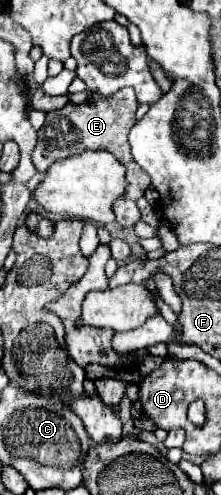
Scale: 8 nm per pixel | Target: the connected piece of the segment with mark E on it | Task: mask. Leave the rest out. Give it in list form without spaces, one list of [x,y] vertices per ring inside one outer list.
[[[122,88],[110,96],[98,96],[98,92],[90,94],[90,100],[84,104],[66,104],[60,110],[52,110],[46,114],[44,126],[38,130],[38,144],[34,150],[34,164],[38,170],[50,168],[56,160],[70,158],[82,154],[84,150],[108,150],[122,162],[128,170],[128,200],[138,200],[144,196],[146,188],[150,188],[150,178],[146,172],[132,160],[128,132],[136,124],[134,112],[138,108],[136,92],[132,88]]]

